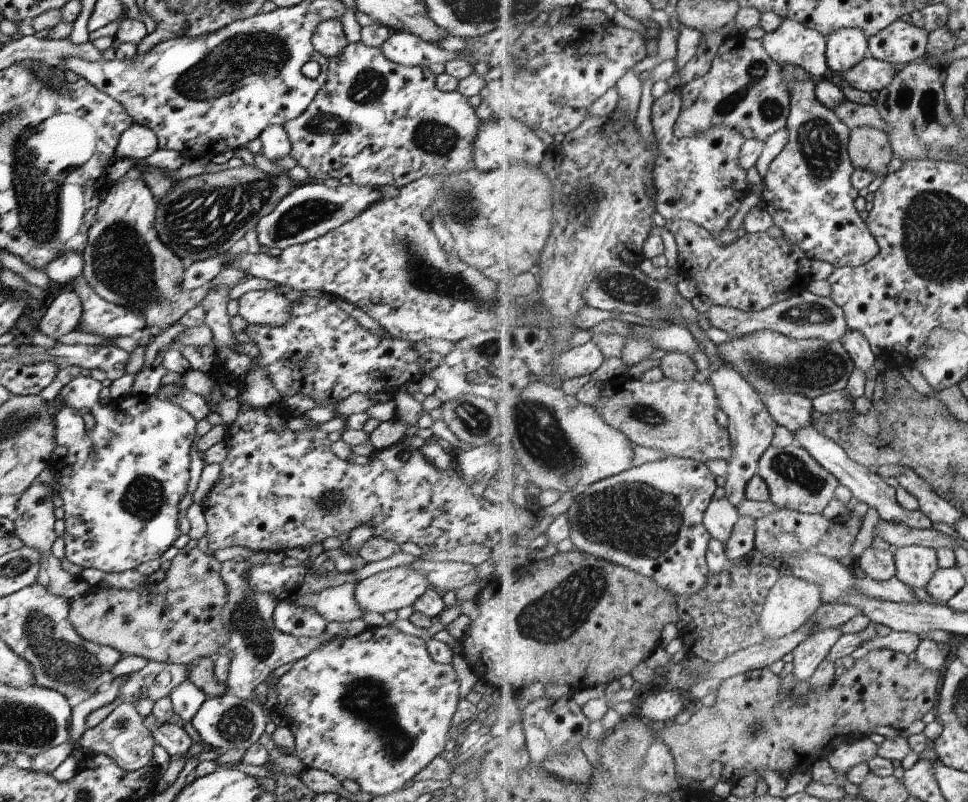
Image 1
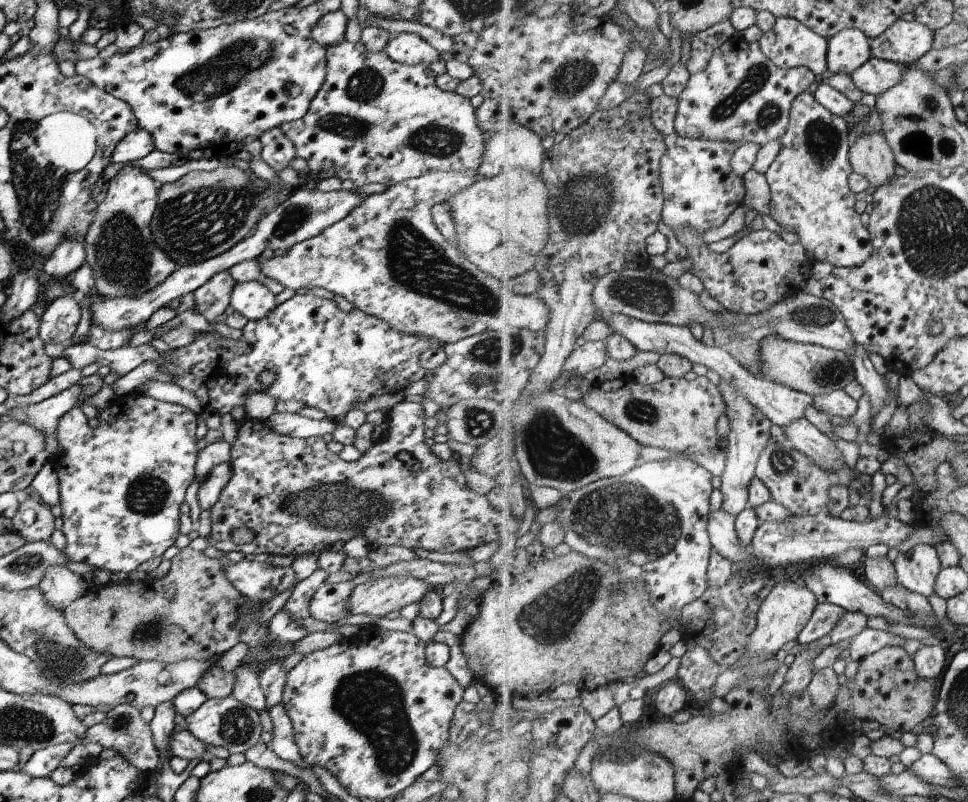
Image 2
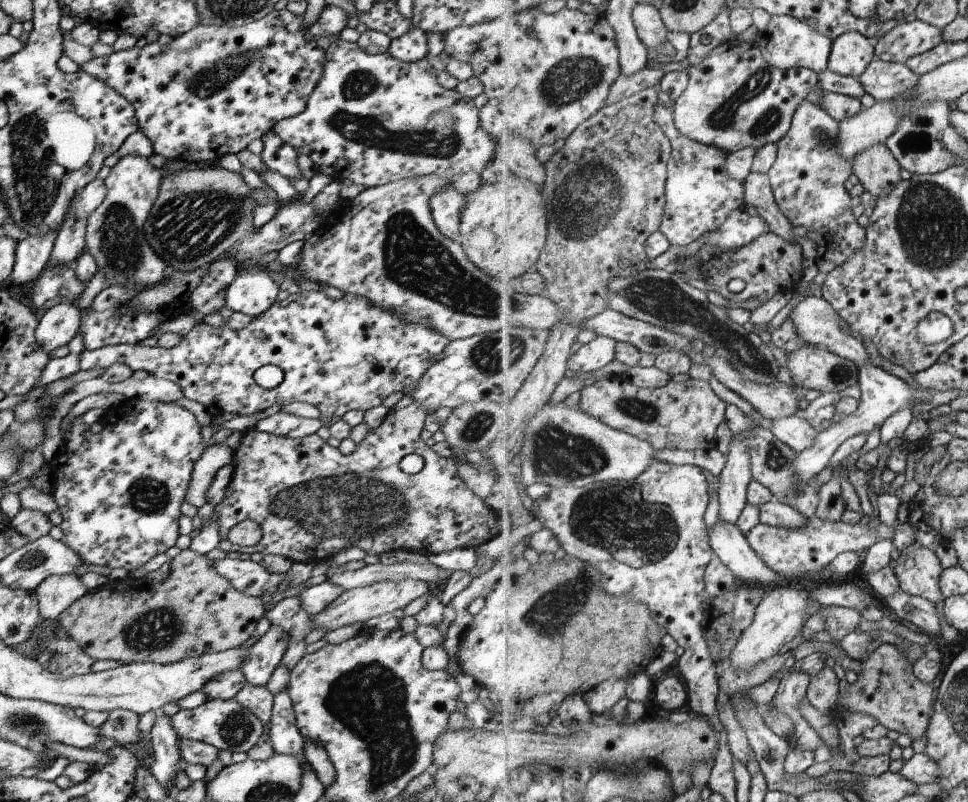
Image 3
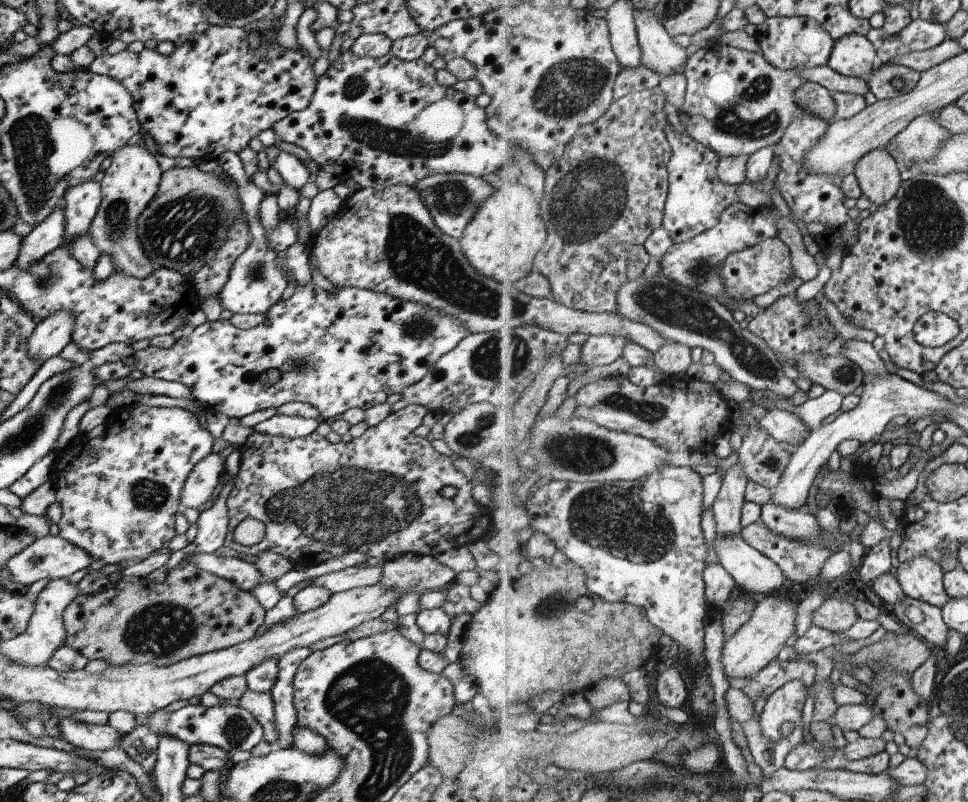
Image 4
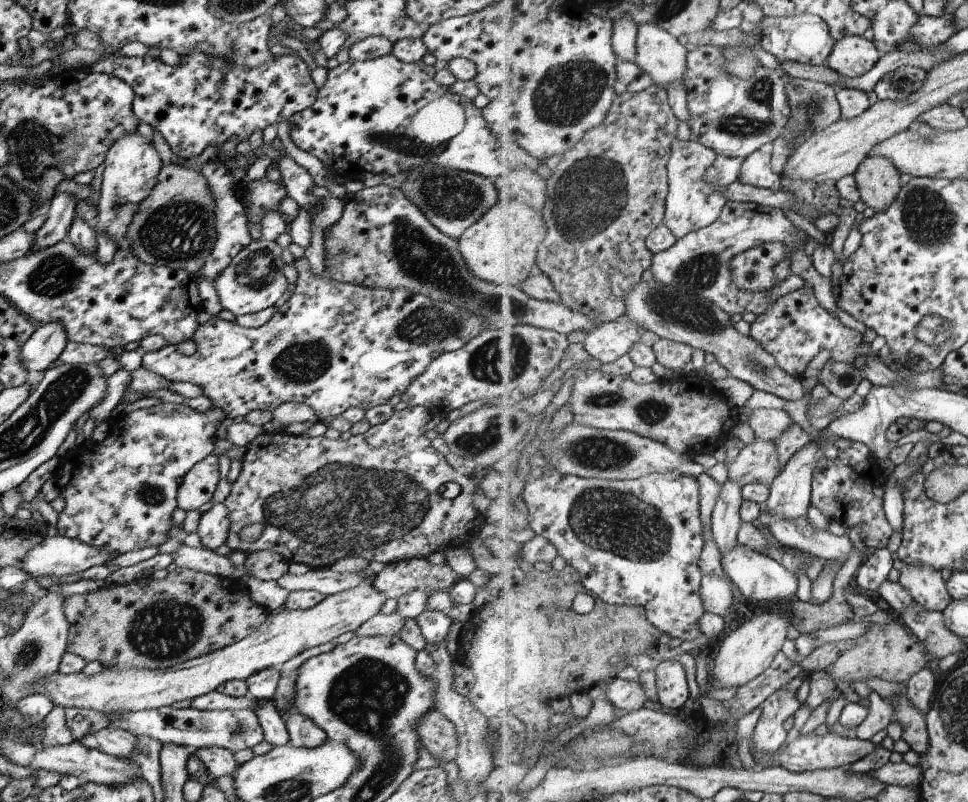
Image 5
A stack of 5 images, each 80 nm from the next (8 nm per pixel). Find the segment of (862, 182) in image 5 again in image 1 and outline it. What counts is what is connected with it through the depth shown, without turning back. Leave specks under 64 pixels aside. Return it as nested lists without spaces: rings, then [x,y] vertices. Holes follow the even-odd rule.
[[[872,126],[850,130],[848,151],[856,168],[870,170],[876,176],[887,176],[887,166],[895,157],[889,134]]]

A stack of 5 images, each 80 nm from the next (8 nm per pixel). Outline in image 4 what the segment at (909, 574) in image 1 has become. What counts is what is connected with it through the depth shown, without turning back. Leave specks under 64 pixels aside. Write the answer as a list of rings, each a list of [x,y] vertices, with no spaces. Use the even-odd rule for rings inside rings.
[[[929,555],[902,561],[897,567],[896,575],[909,597],[941,608],[950,599],[944,585],[946,572],[943,572],[941,564]]]

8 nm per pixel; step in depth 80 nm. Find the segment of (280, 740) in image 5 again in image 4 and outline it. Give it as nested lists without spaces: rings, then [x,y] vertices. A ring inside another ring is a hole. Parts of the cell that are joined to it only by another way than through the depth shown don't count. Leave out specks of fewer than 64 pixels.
[[[247,688],[247,690],[235,701],[241,708],[253,715],[262,728],[262,738],[274,746],[277,733],[274,727],[274,710],[271,695],[265,691],[258,693]]]

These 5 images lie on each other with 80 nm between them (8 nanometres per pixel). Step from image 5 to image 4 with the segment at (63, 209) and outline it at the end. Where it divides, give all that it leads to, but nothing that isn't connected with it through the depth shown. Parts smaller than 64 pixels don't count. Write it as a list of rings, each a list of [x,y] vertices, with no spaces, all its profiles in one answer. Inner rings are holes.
[[[59,202],[49,217],[21,238],[20,249],[14,262],[15,267],[22,271],[27,270],[32,264],[41,260],[43,255],[60,246],[64,233],[63,217],[62,204]]]

